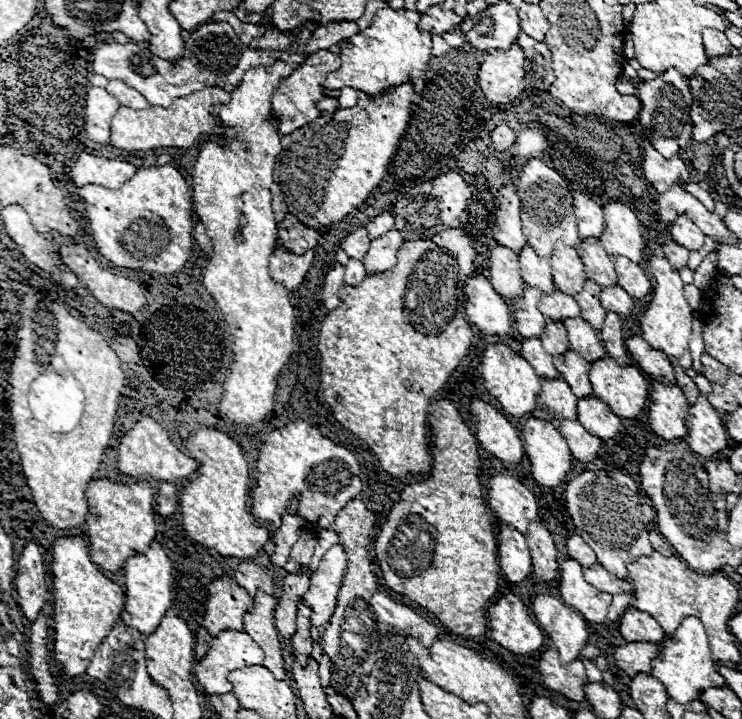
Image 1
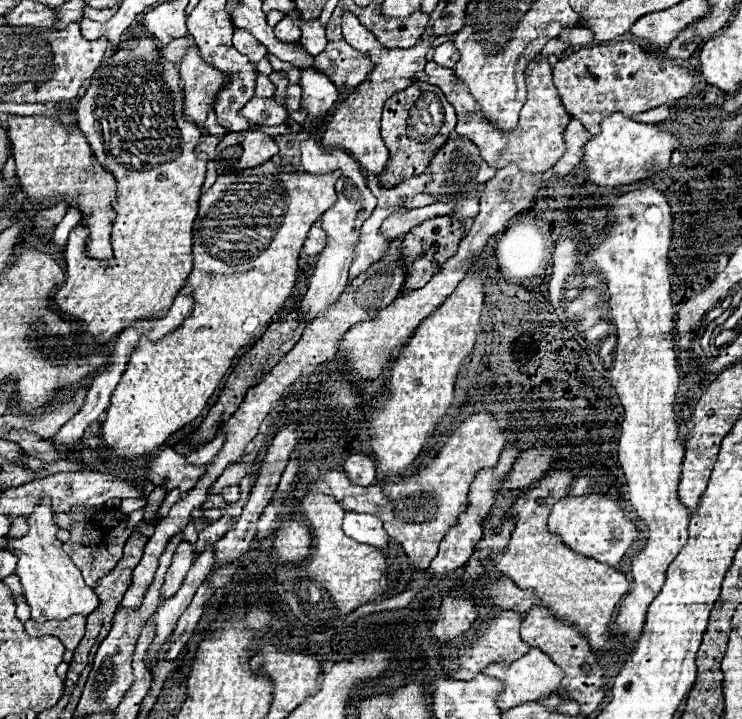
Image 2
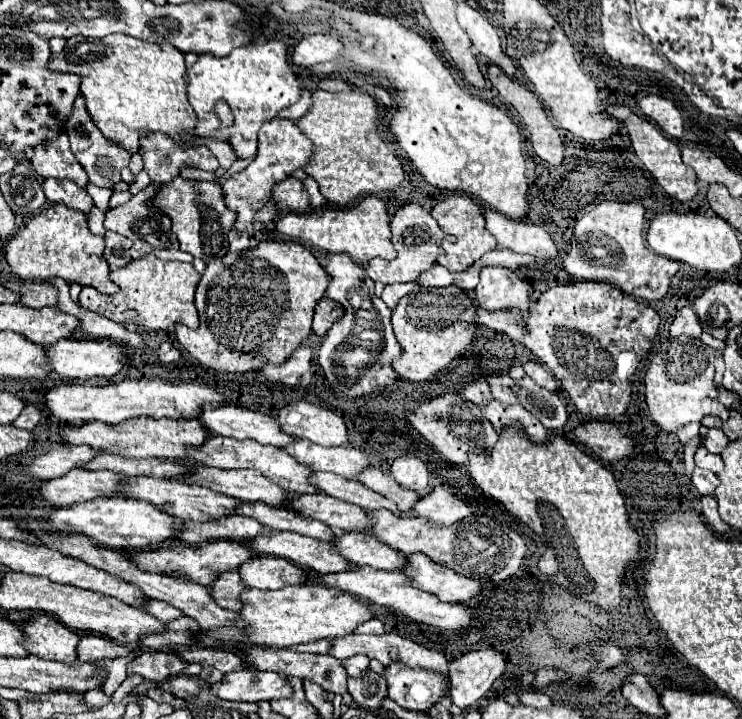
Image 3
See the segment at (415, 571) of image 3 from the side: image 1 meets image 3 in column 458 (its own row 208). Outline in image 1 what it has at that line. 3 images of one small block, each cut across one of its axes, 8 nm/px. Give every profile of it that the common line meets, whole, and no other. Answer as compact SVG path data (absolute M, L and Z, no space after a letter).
M576 192L574 194L574 212L576 212L578 238L580 240L586 240L590 236L598 238L604 232L606 222L604 222L602 206L598 206L586 194L582 194L582 192Z

